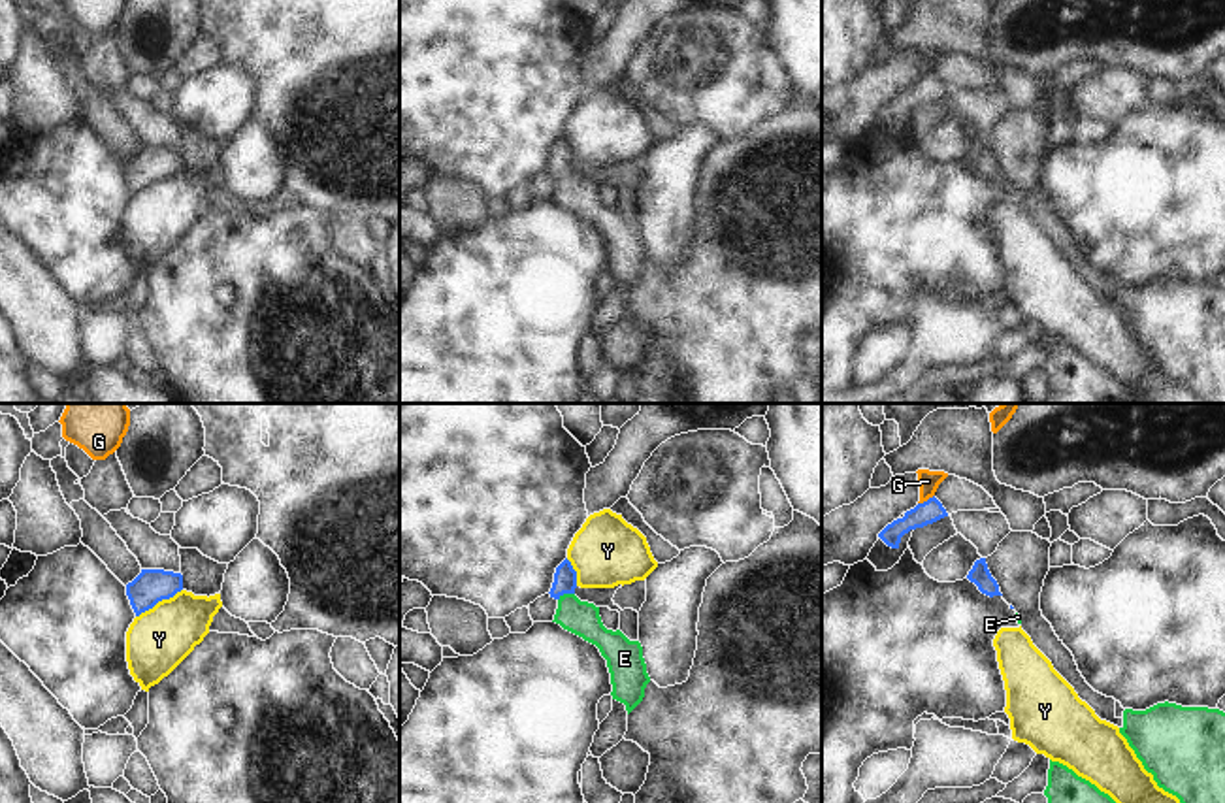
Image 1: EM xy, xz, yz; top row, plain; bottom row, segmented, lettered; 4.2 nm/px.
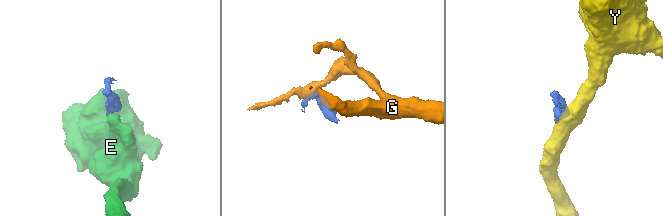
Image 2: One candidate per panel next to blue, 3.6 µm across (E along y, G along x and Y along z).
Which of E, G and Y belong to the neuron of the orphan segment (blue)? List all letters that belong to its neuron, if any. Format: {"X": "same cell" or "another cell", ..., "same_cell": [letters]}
{"E": "same cell", "G": "another cell", "Y": "another cell", "same_cell": ["E"]}

